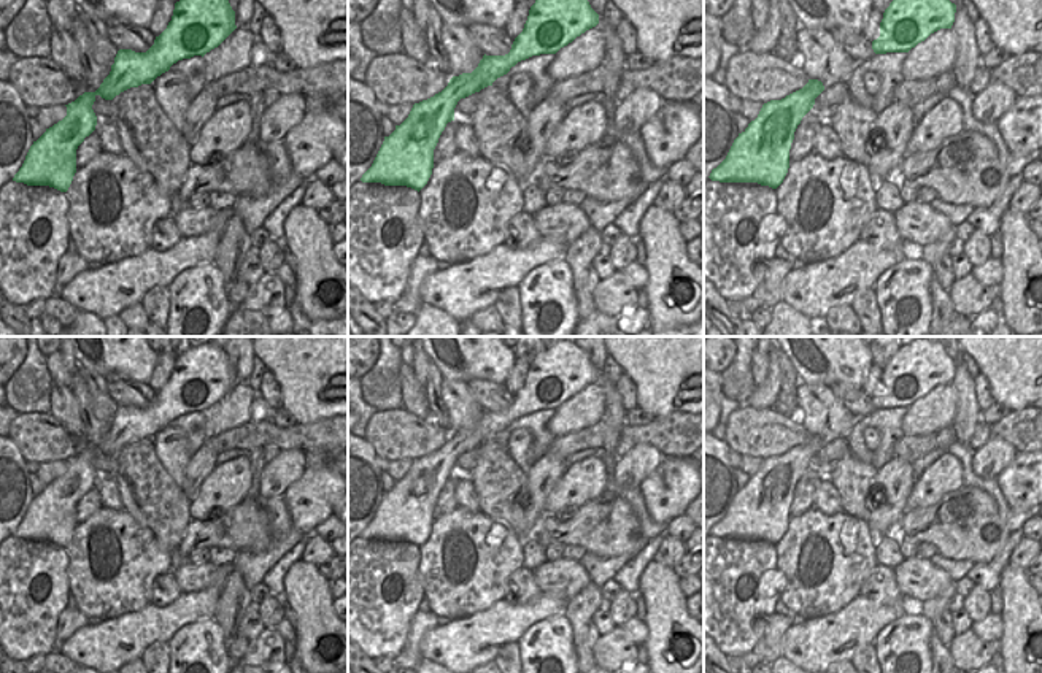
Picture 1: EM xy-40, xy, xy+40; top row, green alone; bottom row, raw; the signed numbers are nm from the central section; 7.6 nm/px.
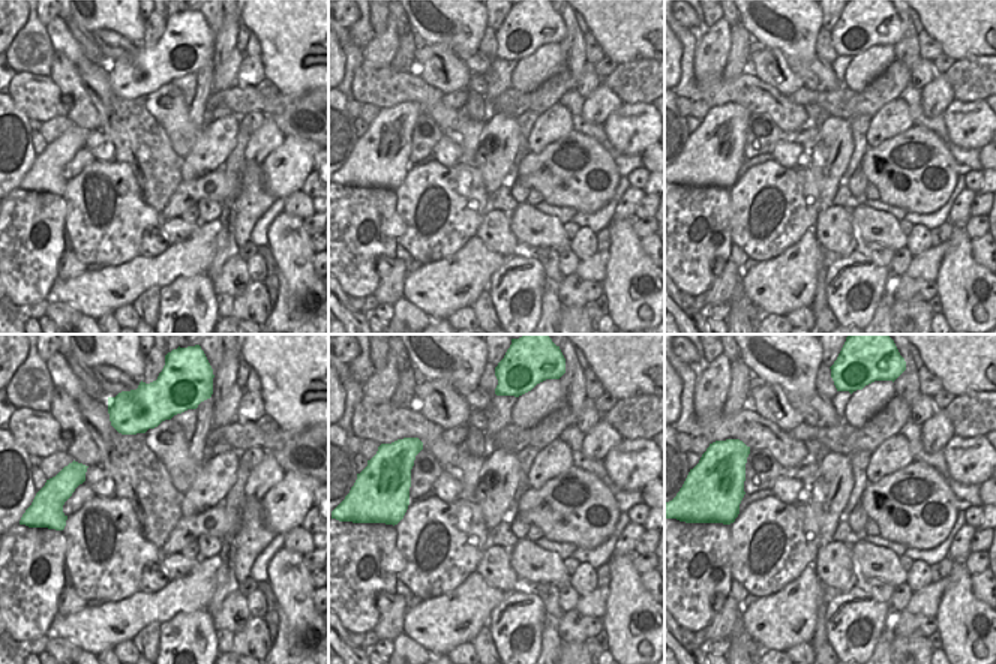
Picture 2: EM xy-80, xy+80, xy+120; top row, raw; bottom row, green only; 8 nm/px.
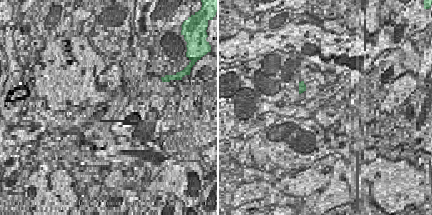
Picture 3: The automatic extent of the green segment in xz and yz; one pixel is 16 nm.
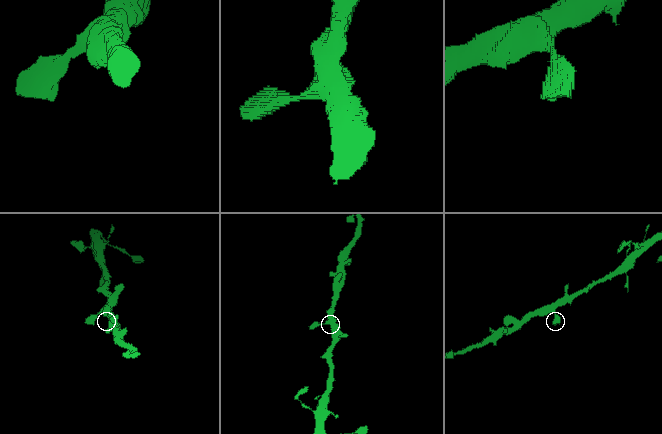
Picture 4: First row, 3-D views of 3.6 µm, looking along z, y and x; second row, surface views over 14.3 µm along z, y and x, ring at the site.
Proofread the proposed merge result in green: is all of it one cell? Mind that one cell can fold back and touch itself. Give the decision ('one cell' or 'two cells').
one cell

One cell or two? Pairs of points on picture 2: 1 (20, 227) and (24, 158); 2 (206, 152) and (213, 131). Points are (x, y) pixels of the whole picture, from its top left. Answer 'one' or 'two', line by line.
1: two
2: one

